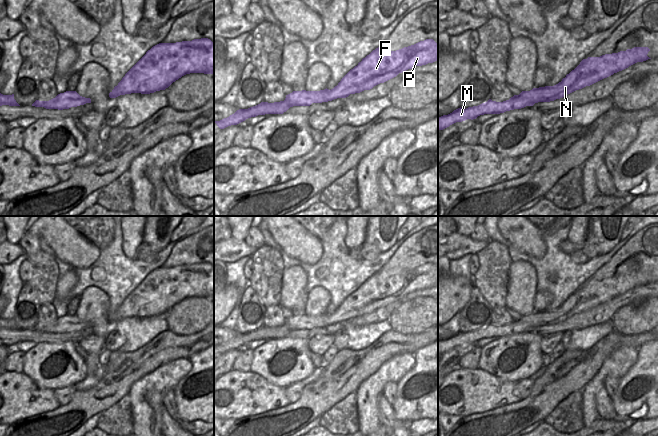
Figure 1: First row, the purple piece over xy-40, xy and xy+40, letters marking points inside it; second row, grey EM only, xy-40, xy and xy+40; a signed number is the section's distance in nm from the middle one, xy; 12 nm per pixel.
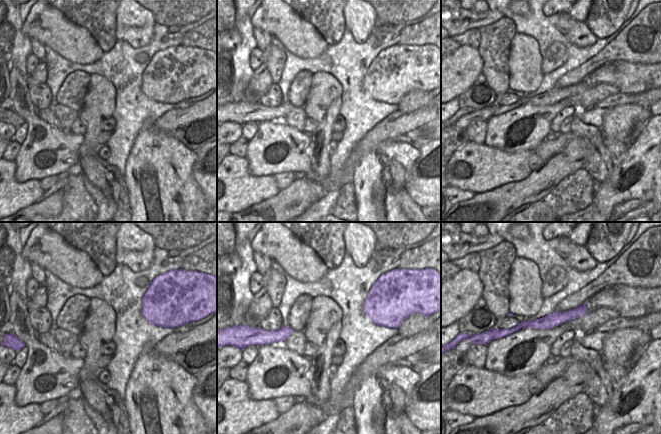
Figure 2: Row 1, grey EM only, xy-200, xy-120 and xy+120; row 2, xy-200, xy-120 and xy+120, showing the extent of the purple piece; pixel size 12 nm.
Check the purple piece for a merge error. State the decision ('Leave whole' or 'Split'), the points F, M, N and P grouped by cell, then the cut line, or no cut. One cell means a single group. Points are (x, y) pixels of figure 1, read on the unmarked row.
Split. Groups: F N P / M. Split along xy+40 (508, 324), (513, 328), (514, 332).

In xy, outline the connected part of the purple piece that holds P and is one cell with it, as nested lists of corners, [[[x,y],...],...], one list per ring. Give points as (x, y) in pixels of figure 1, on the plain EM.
[[[426,263],[396,275],[380,270],[363,282],[333,313],[293,315],[286,319],[285,326],[290,331],[310,330],[312,327],[346,322],[350,318],[370,314],[408,293],[435,285],[438,285],[438,268],[433,263]]]

